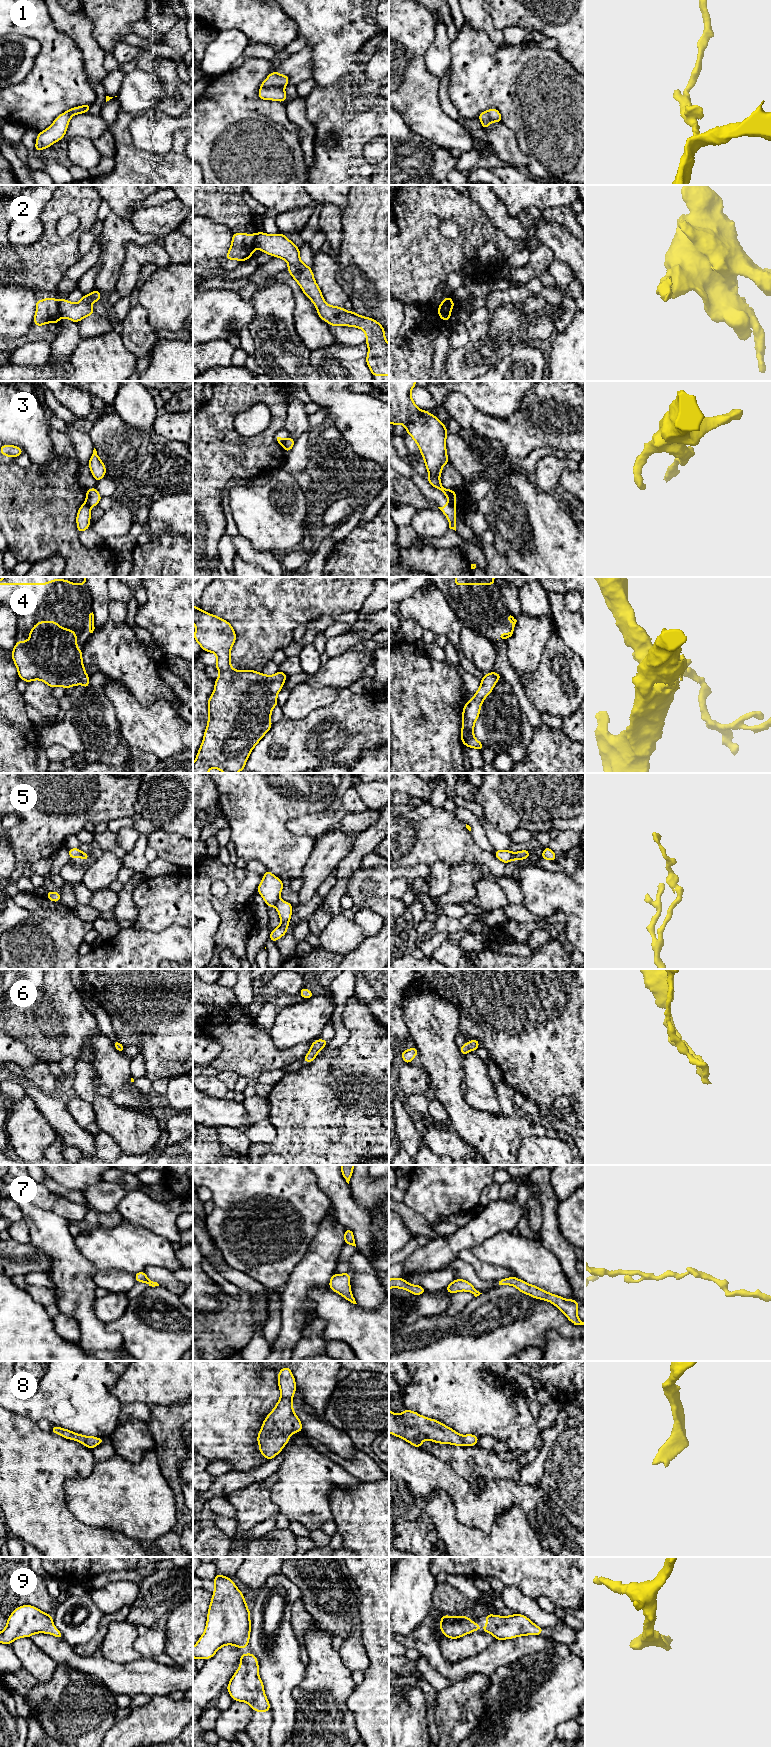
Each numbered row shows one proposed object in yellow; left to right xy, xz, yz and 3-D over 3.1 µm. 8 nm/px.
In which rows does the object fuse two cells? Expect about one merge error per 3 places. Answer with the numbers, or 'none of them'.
1, 2, 3, 5

